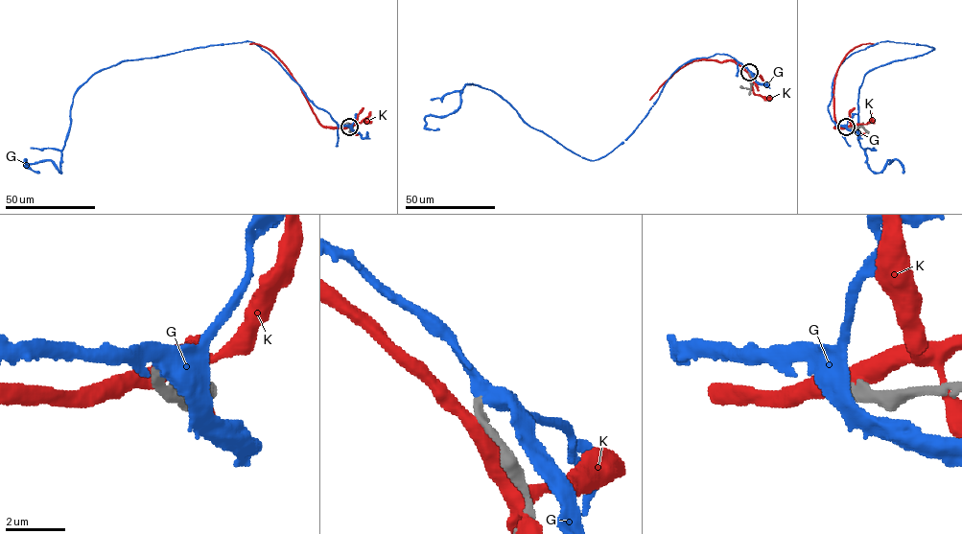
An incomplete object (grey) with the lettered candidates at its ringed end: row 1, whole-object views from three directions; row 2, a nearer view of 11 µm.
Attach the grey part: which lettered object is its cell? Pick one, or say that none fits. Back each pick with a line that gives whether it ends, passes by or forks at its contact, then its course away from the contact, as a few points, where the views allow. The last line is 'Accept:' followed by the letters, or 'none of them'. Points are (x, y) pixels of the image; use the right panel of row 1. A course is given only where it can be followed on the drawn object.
G: it passes by | via (846, 127), (828, 106), (849, 56), (933, 47), (858, 90), (868, 167), (898, 160), (903, 173)
Accept: G

